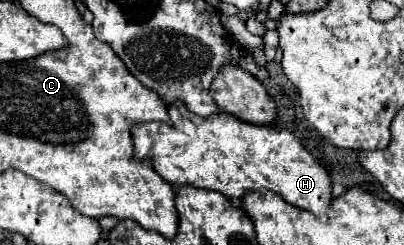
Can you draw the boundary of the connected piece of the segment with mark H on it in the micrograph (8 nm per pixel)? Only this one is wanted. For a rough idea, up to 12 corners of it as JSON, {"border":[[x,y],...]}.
{"border":[[168,106],[136,154],[172,186],[272,190],[320,218],[326,168],[276,126]]}

